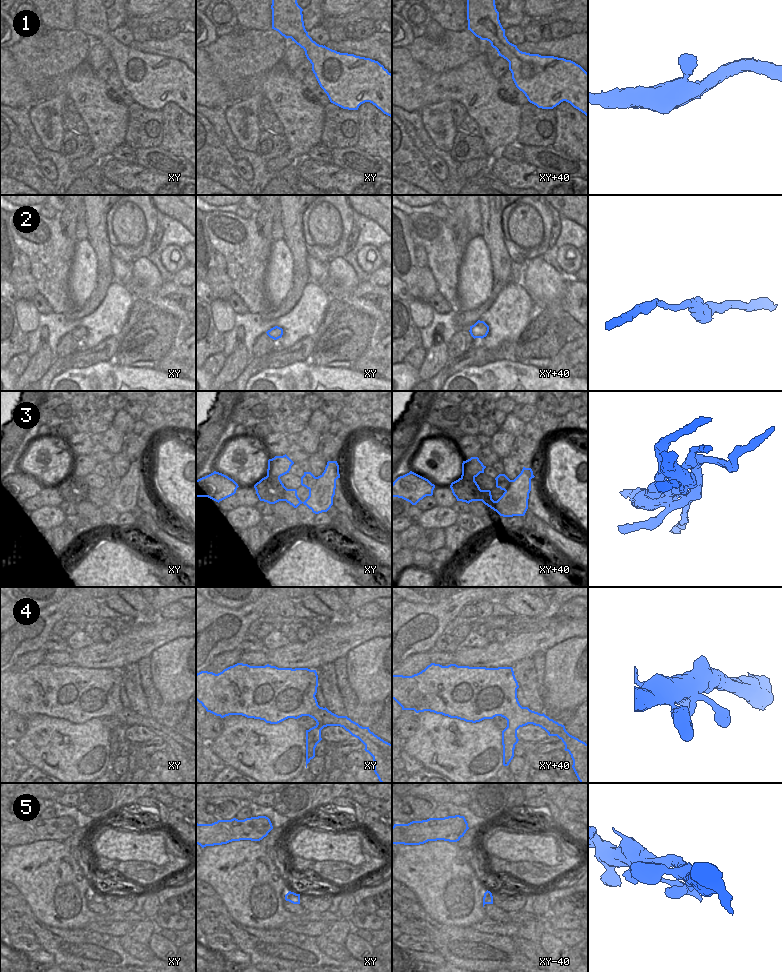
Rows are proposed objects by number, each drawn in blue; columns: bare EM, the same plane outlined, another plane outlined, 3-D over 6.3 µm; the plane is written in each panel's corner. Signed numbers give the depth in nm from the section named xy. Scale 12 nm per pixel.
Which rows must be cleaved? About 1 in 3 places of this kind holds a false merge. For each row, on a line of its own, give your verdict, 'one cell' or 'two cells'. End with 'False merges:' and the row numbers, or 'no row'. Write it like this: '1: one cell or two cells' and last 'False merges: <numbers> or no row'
1: one cell
2: one cell
3: two cells
4: one cell
5: one cell
False merges: 3

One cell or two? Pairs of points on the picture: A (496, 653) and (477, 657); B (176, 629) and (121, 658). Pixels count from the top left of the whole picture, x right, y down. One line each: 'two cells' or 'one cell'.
A: one cell
B: one cell

